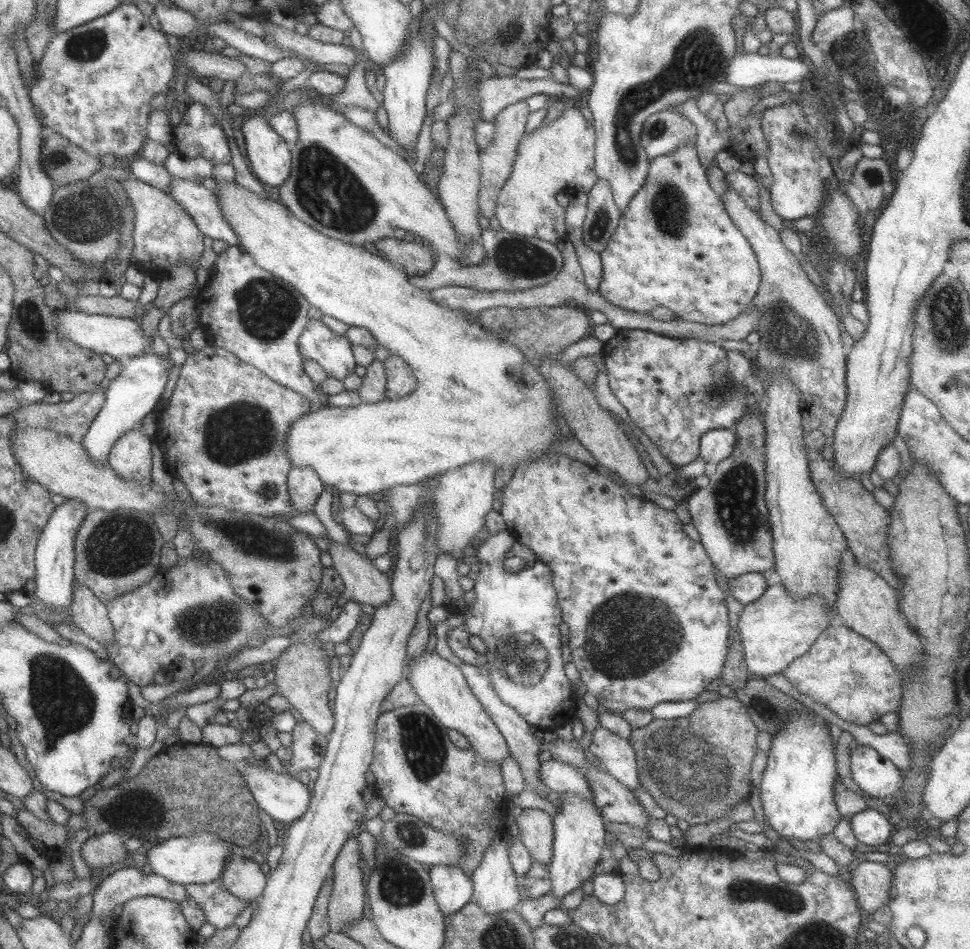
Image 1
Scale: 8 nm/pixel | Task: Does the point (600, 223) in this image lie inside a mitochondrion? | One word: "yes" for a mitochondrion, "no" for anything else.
yes

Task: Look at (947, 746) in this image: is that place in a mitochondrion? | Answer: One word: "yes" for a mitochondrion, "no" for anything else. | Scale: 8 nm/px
no

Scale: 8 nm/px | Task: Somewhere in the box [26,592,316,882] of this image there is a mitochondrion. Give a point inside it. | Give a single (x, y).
(62, 702)

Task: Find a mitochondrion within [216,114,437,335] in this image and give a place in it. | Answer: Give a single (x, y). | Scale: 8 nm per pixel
(325, 188)

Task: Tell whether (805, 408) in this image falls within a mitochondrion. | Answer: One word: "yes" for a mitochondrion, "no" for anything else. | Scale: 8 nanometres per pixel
no

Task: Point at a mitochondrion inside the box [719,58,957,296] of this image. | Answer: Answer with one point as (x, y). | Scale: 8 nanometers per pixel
(798, 133)

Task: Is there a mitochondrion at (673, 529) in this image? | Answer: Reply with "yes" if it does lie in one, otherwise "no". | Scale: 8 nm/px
no

